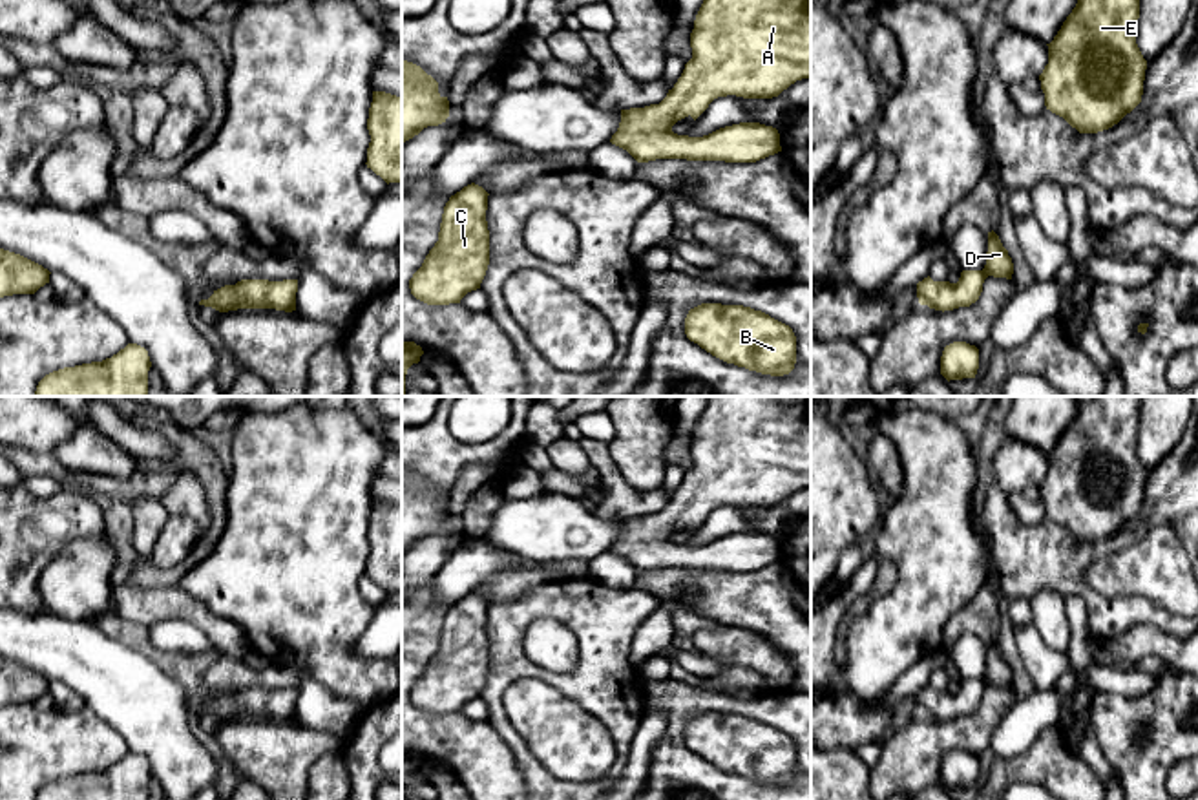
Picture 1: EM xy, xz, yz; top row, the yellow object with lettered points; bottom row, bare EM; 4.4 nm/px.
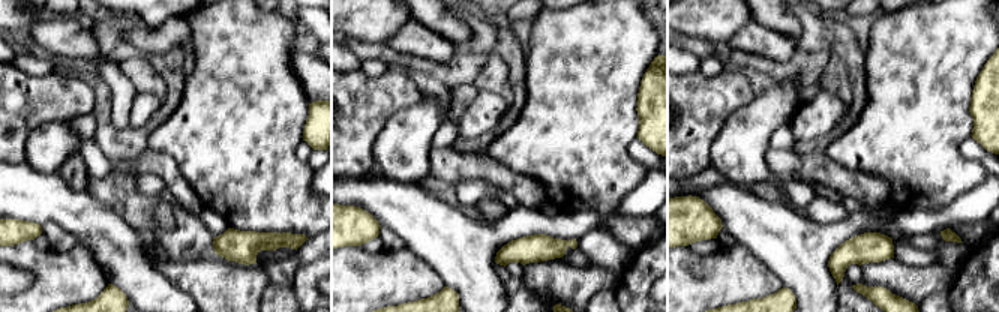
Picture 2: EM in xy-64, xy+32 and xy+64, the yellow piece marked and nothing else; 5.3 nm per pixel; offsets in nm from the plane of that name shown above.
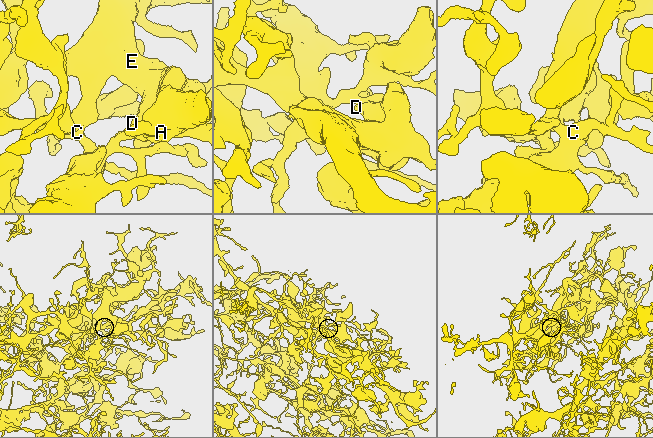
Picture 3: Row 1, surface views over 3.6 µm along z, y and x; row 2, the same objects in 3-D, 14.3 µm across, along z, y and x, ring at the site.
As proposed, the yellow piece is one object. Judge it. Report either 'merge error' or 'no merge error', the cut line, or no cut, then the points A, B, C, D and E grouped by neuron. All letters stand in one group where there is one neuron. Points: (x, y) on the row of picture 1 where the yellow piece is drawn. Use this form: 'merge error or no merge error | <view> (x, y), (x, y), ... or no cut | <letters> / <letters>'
no merge error | no cut | A B C D E

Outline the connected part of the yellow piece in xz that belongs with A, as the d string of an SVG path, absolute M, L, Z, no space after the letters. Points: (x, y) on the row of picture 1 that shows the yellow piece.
M703 0L690 33L692 58L672 89L659 104L621 110L621 122L610 142L626 150L637 163L656 159L756 163L782 152L780 133L760 122L740 122L720 128L703 137L678 135L672 126L692 117L694 121L718 97L772 99L802 79L811 79L811 0Z

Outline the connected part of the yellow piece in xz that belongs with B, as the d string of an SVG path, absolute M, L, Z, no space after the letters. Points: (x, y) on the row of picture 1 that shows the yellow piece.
M701 303L688 311L685 334L712 356L762 374L783 376L796 363L793 329L751 307Z

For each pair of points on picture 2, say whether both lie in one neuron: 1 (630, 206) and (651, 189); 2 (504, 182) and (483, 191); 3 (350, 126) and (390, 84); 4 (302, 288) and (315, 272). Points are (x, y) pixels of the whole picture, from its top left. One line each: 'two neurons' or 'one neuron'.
1: one neuron
2: two neurons
3: one neuron
4: one neuron

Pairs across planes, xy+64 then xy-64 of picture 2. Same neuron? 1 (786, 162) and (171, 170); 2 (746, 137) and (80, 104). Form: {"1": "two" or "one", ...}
{"1": "one", "2": "two"}

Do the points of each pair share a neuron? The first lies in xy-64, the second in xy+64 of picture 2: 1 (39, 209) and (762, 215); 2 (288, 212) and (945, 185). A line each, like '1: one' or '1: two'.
1: one
2: one

